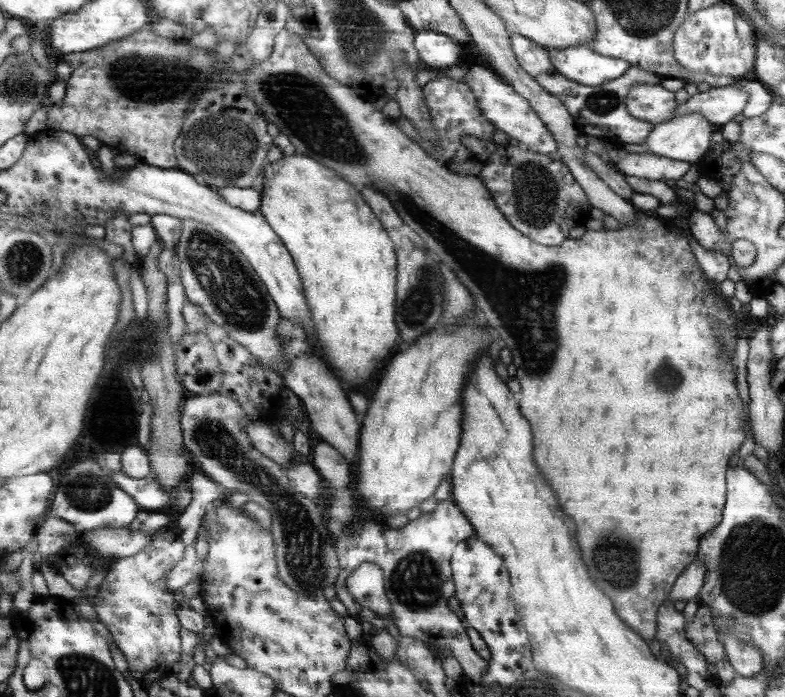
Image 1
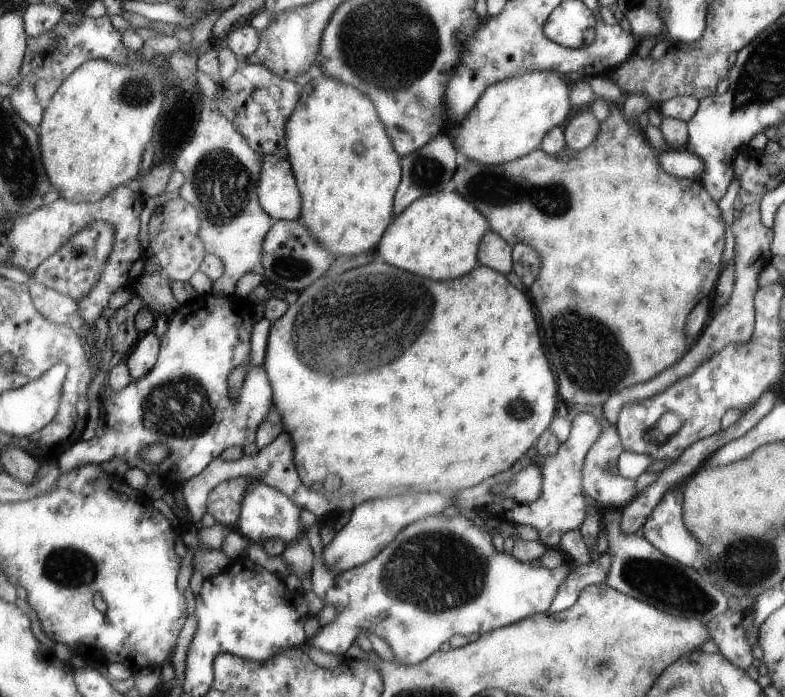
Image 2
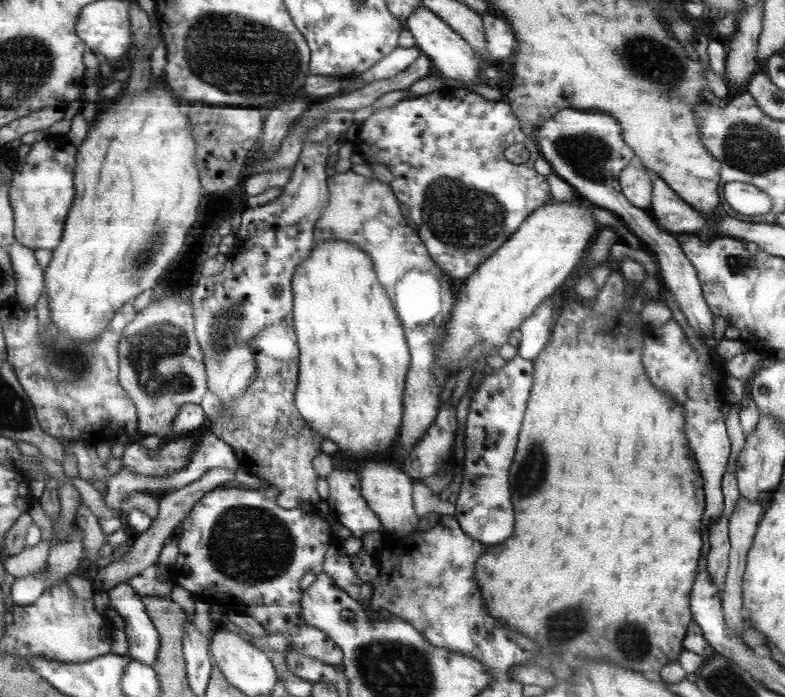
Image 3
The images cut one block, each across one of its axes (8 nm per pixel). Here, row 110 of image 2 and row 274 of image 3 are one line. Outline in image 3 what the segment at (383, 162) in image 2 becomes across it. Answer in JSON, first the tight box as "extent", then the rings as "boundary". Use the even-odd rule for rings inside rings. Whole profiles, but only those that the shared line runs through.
{"extent":[292,239,411,460],"boundary":[[[316,239],[308,258],[296,268],[292,287],[293,327],[302,360],[298,396],[295,395],[297,409],[330,450],[340,446],[363,460],[365,456],[384,452],[400,434],[402,394],[405,394],[411,353],[405,340],[405,327],[379,283],[372,257],[350,241]]]}

